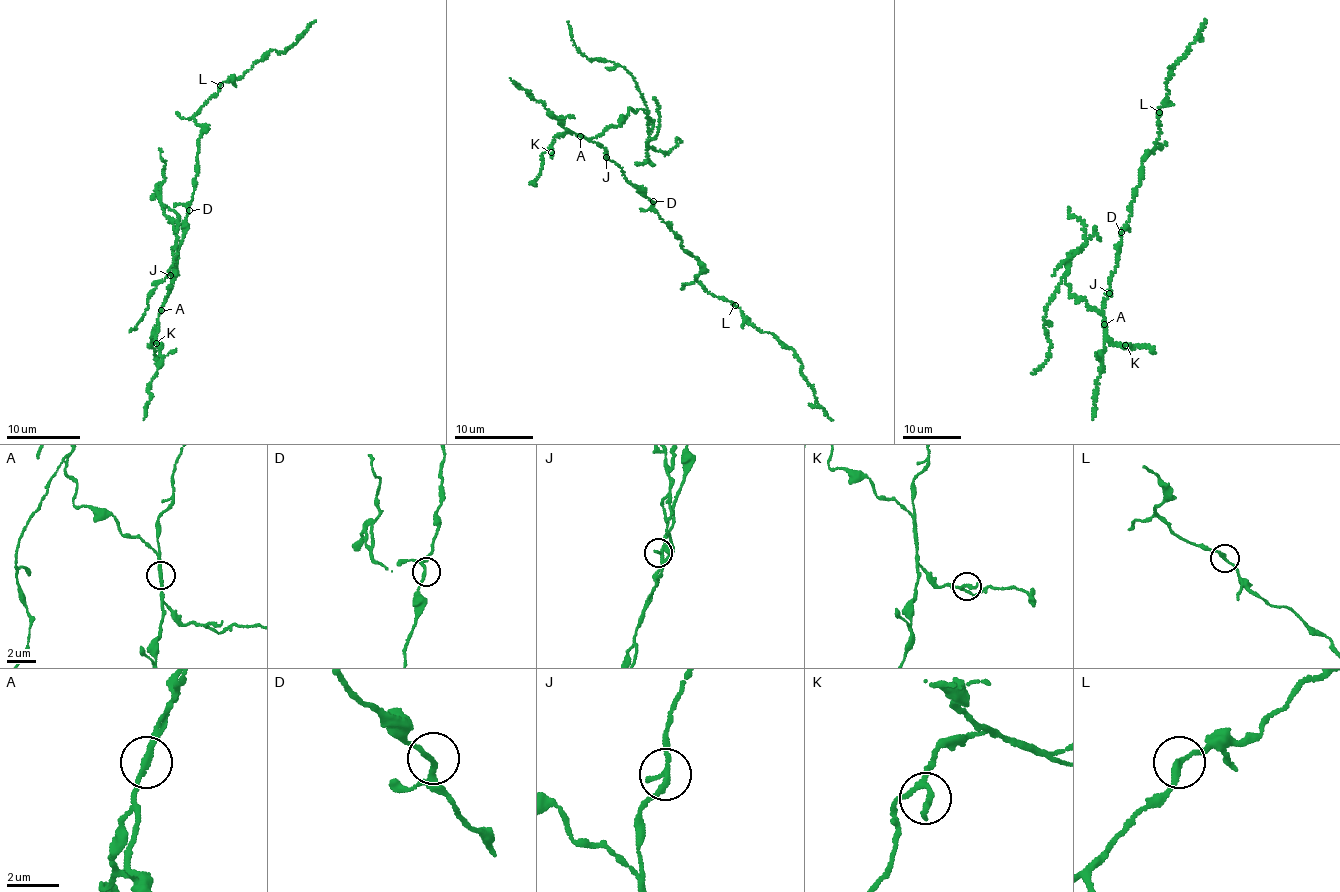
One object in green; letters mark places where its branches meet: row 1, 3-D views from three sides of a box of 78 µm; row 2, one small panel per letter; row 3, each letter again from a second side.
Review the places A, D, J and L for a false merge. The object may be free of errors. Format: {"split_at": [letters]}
{"split_at": ["A"]}

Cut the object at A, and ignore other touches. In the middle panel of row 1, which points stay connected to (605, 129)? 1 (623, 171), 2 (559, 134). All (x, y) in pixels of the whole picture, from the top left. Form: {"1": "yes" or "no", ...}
{"1": "no", "2": "yes"}

